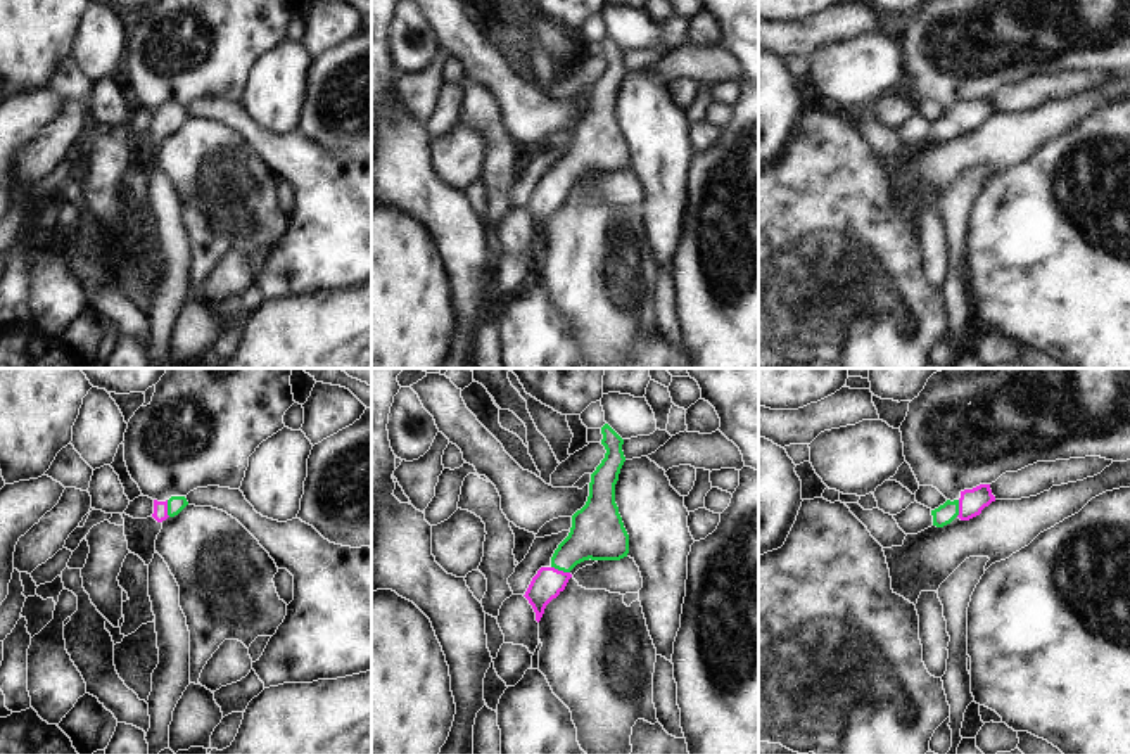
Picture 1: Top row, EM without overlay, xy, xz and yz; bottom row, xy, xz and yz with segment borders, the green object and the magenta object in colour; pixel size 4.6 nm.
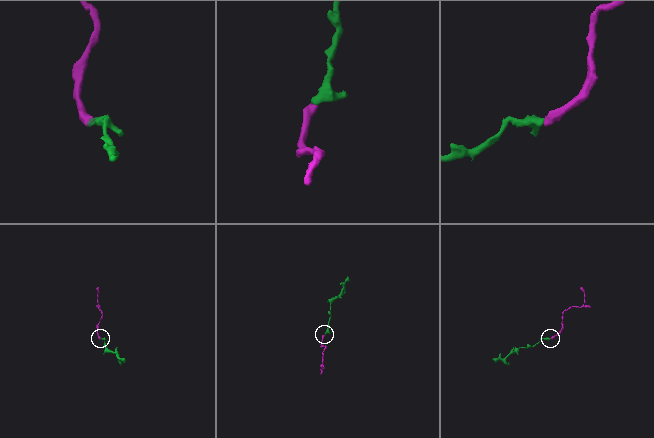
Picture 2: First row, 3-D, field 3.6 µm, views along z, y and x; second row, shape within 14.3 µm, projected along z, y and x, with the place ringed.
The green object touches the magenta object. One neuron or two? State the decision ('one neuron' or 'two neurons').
one neuron

